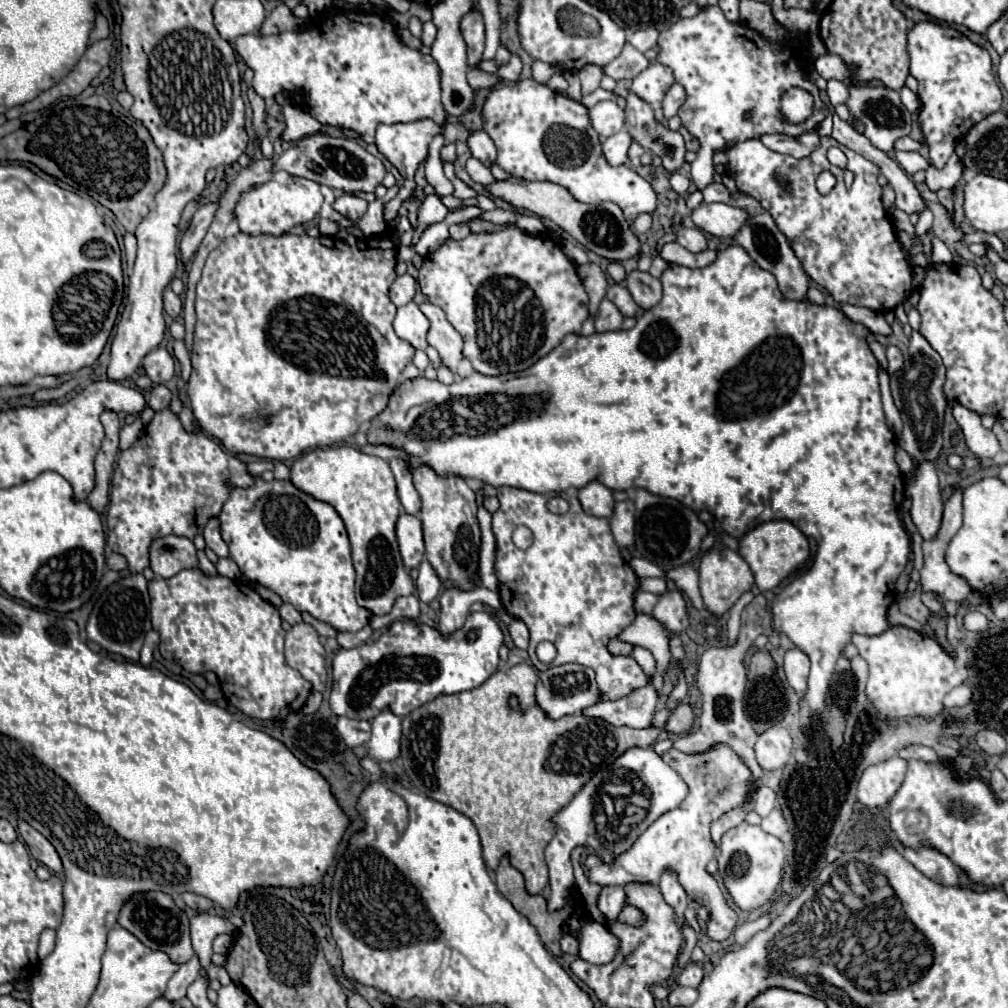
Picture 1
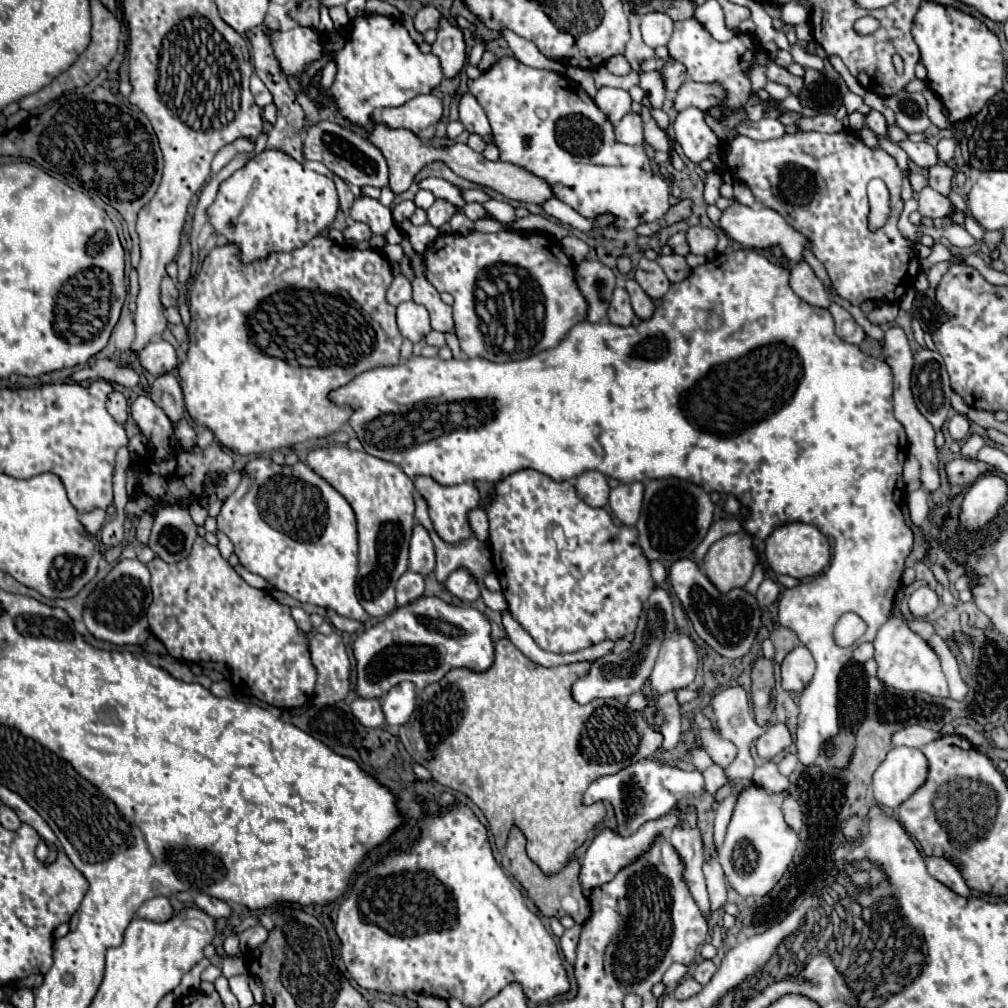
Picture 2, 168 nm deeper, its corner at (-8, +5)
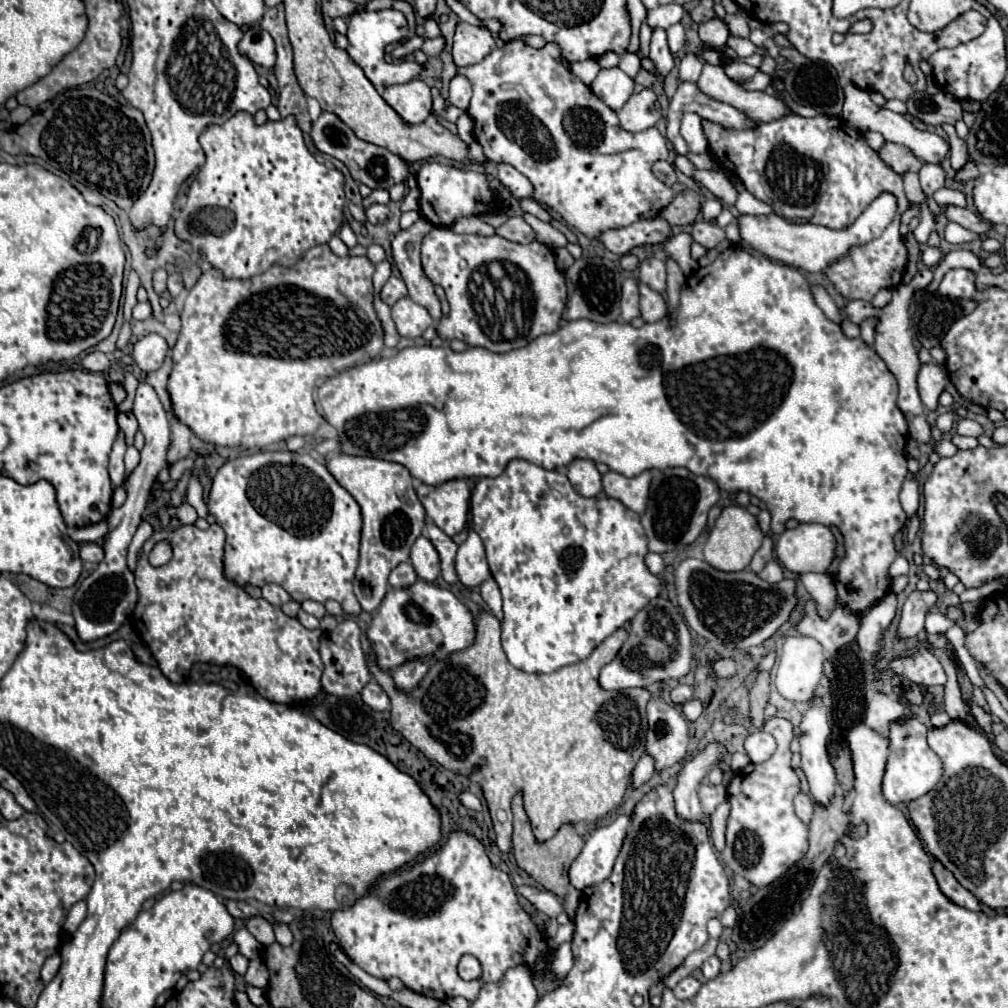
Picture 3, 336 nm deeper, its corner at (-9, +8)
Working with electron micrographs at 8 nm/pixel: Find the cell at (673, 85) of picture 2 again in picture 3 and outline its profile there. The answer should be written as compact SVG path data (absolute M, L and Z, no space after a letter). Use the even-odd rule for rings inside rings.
M687 53L679 63L679 79L681 81L697 81L703 69L703 61L695 53Z

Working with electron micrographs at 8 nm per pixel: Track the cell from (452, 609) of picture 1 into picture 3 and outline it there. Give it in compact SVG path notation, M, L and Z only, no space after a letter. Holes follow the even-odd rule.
M469 531L469 537L465 539L465 543L459 545L455 567L457 567L459 581L465 587L479 587L485 579L491 577L489 565L485 559L483 541L481 537L477 537L475 531Z

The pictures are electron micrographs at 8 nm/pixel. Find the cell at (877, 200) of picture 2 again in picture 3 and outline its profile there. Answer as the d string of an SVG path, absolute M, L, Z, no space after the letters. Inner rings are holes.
M883 193L855 219L853 225L843 229L827 229L823 225L813 225L813 223L789 223L775 213L759 215L759 217L741 215L735 221L741 229L741 239L749 243L753 249L757 249L759 253L767 255L773 261L779 261L809 273L819 273L819 271L825 271L829 265L837 263L839 259L847 257L853 247L859 247L877 239L883 233L883 229L889 225L889 221L893 219L895 209L897 209L895 197L891 193Z

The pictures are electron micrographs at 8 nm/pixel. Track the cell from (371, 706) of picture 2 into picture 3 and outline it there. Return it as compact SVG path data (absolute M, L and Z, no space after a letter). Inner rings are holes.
M371 681L371 683L365 685L365 689L361 691L361 697L363 697L363 701L365 701L371 709L375 709L375 711L385 711L385 709L389 709L389 695L387 695L375 681Z

